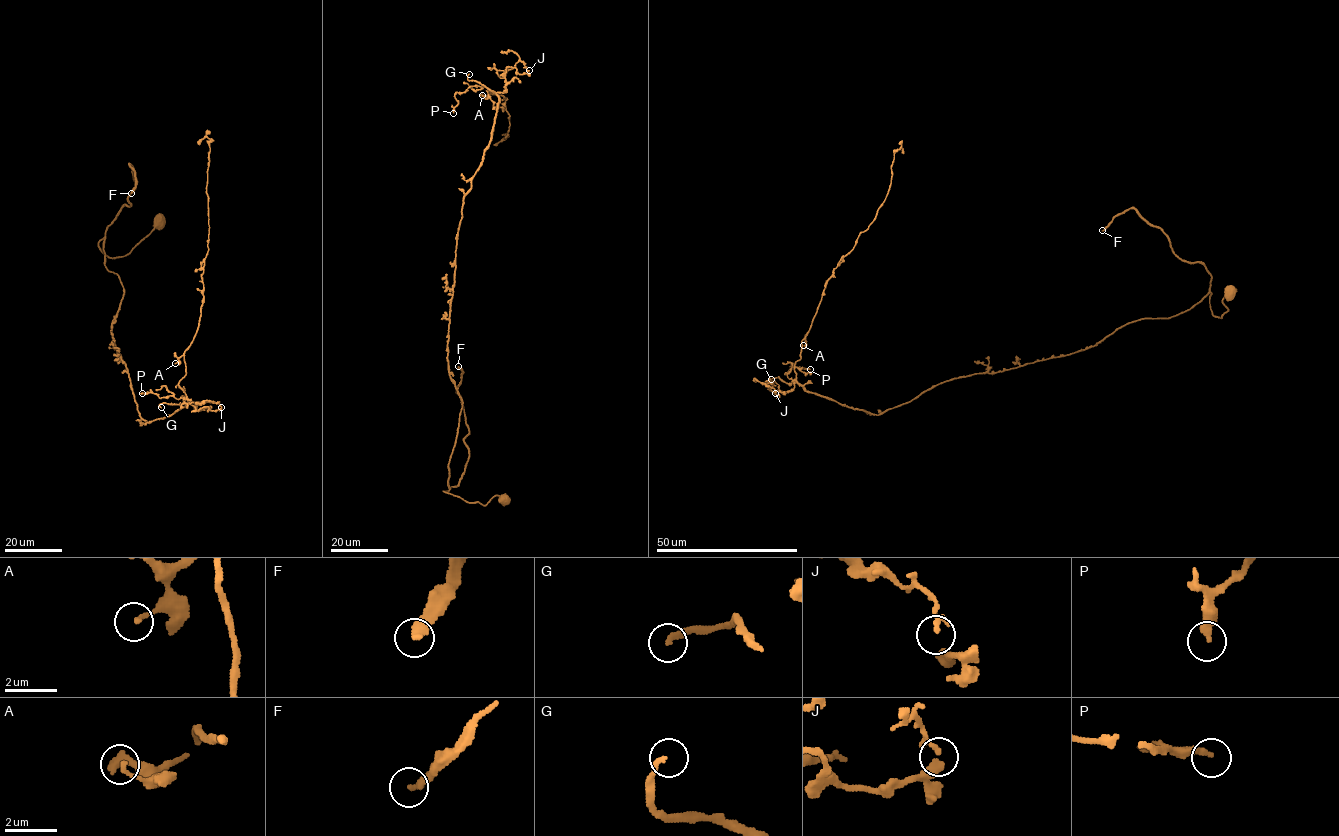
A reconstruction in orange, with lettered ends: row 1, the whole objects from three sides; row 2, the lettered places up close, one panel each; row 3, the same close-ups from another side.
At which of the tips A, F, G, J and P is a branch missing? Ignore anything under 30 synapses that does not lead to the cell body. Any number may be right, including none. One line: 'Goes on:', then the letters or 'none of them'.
Goes on: F, G

